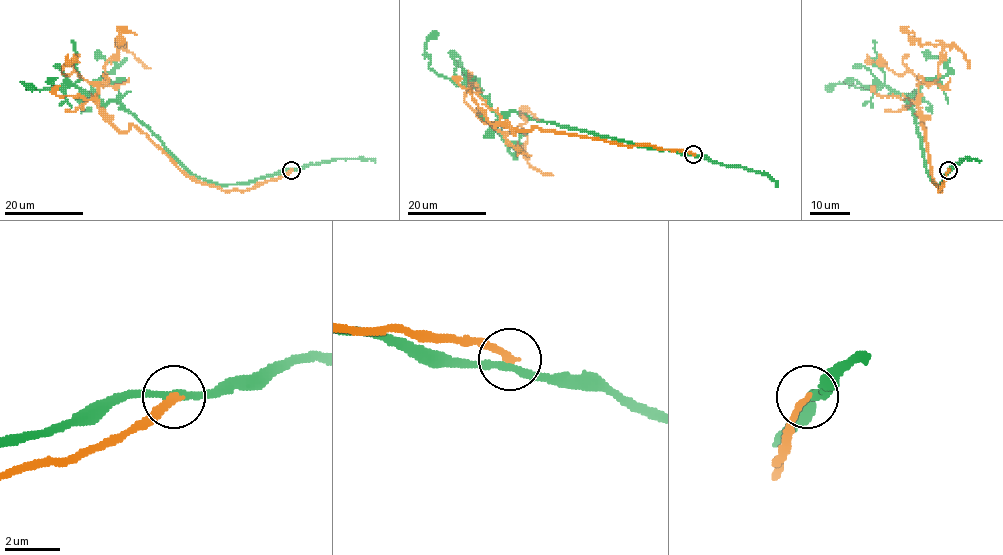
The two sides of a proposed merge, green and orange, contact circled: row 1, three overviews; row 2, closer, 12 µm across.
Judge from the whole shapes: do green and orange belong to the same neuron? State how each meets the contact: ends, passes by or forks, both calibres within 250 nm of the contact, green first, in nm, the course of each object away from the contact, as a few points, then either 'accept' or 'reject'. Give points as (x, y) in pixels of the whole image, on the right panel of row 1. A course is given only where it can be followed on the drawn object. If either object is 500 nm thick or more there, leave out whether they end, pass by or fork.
green passes by; orange ends; calibres 280 and 280 nm; course green (949, 170), (941, 184), (931, 179), (909, 98), (881, 84), (869, 90), (847, 83), (828, 88); course orange (948, 170), (940, 191), (918, 108), (918, 84), (937, 78), (943, 46), (920, 45), (905, 31), (915, 34); reject

